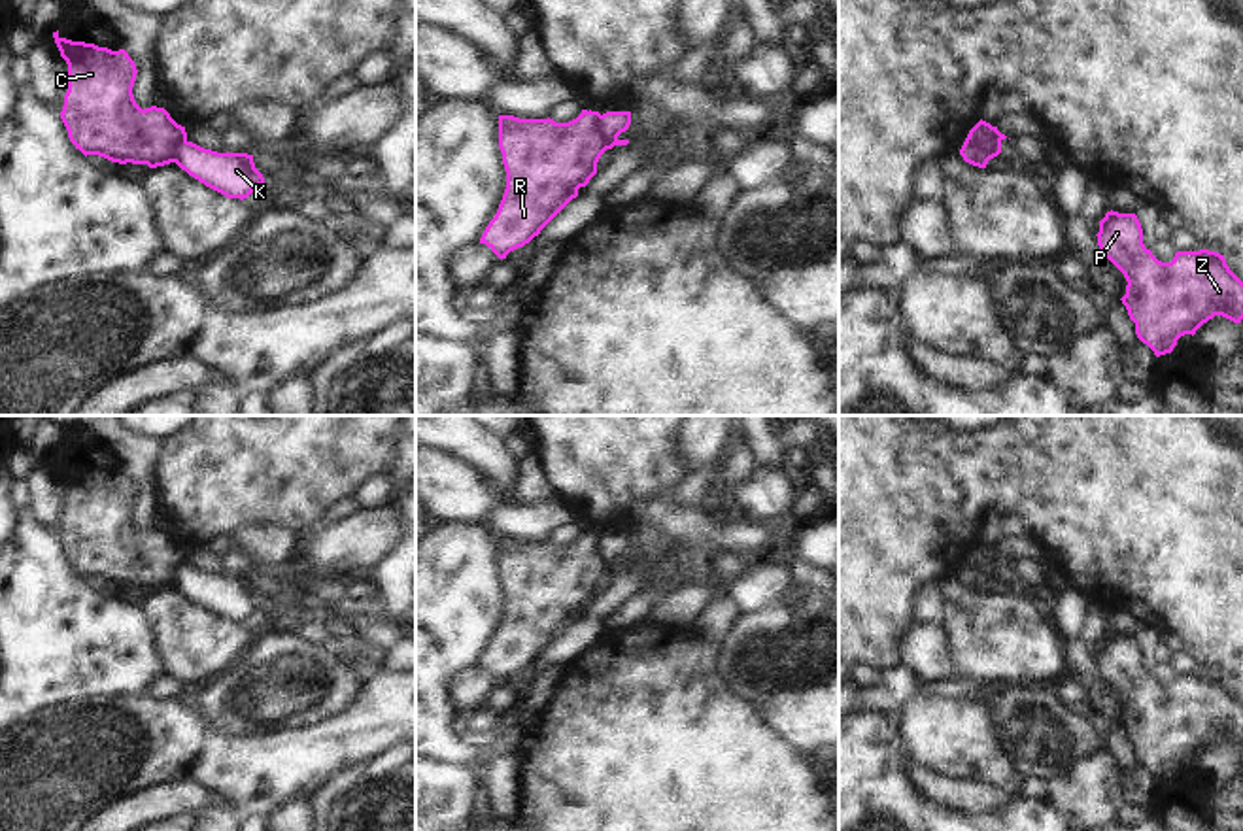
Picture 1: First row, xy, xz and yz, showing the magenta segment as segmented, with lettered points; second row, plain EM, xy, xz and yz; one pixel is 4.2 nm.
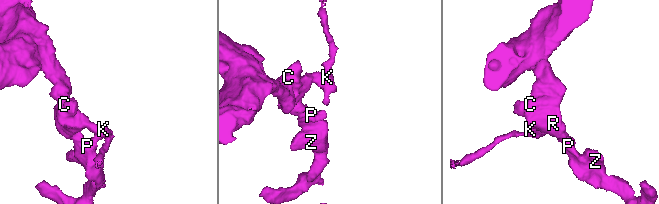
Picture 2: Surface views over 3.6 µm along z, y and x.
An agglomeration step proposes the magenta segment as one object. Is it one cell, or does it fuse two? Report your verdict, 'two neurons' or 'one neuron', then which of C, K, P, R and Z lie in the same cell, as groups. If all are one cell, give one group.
two neurons | C P R Z / K

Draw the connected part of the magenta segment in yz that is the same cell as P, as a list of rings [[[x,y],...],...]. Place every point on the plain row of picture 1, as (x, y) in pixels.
[[[1113,633],[1096,659],[1103,680],[1124,697],[1128,708],[1120,723],[1137,761],[1156,780],[1171,776],[1181,759],[1194,759],[1215,738],[1241,746],[1243,704],[1224,678],[1177,674],[1171,686],[1162,686],[1145,670],[1137,638]]]

